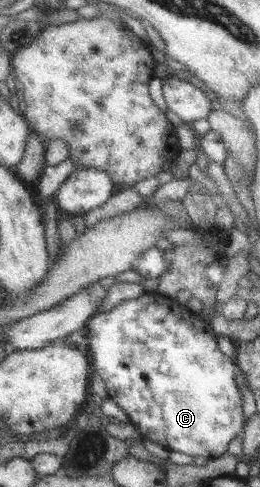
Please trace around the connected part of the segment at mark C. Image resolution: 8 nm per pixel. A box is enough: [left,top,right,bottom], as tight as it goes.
[86,286,244,459]

